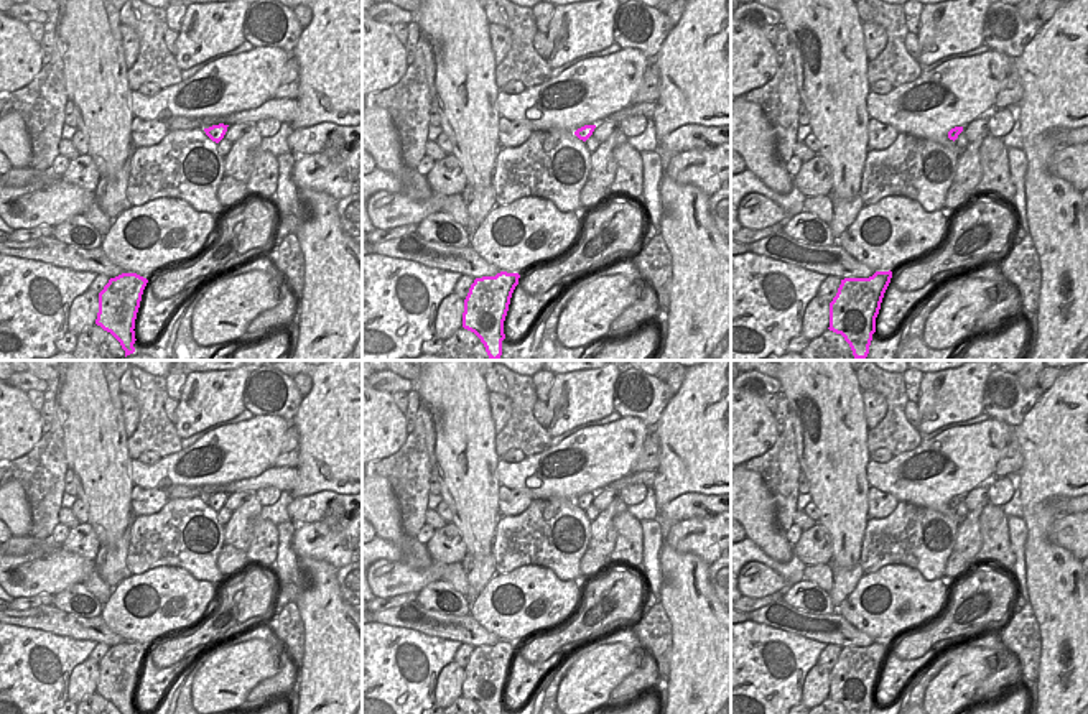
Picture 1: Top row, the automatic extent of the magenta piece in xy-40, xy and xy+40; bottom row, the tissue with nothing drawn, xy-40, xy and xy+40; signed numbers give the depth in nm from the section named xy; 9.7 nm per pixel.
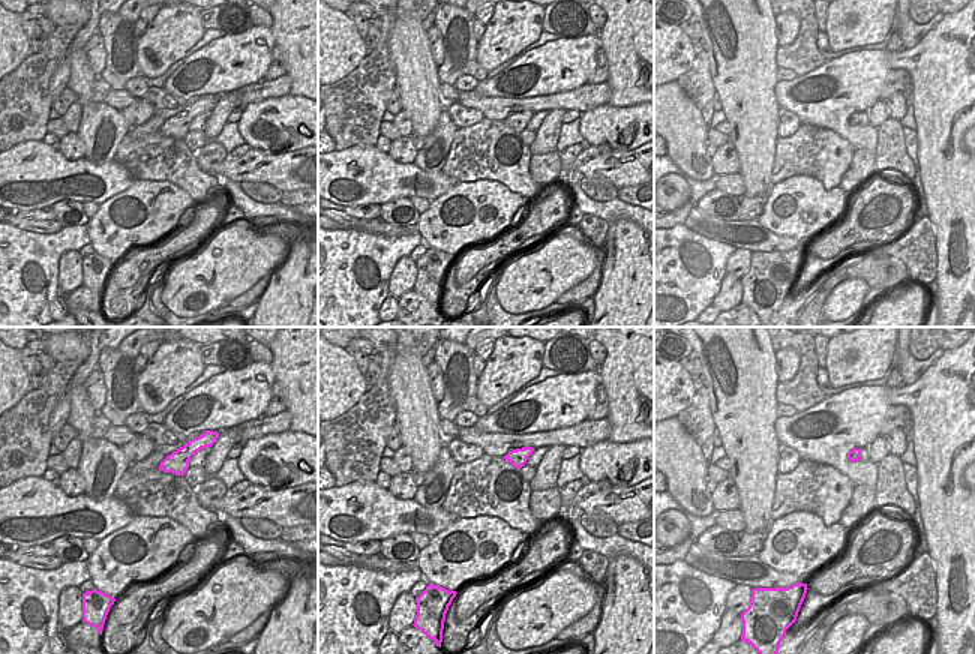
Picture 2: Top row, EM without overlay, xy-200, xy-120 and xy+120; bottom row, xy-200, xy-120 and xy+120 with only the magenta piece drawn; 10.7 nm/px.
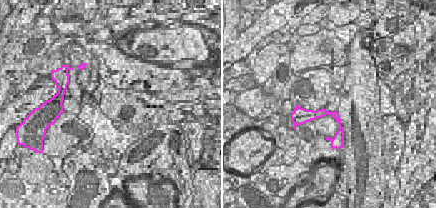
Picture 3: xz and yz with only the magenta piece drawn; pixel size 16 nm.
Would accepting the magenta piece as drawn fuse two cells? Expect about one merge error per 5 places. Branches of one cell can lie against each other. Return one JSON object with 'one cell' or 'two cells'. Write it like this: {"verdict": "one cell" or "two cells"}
{"verdict": "one cell"}

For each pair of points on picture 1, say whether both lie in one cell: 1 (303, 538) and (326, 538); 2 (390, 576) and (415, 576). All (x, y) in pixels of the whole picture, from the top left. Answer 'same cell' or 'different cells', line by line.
1: same cell
2: same cell

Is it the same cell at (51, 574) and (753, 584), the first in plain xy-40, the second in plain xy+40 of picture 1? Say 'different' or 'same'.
same

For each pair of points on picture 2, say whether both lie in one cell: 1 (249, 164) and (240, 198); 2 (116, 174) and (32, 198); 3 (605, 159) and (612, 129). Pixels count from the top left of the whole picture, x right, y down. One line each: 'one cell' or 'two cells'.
1: two cells
2: one cell
3: two cells

